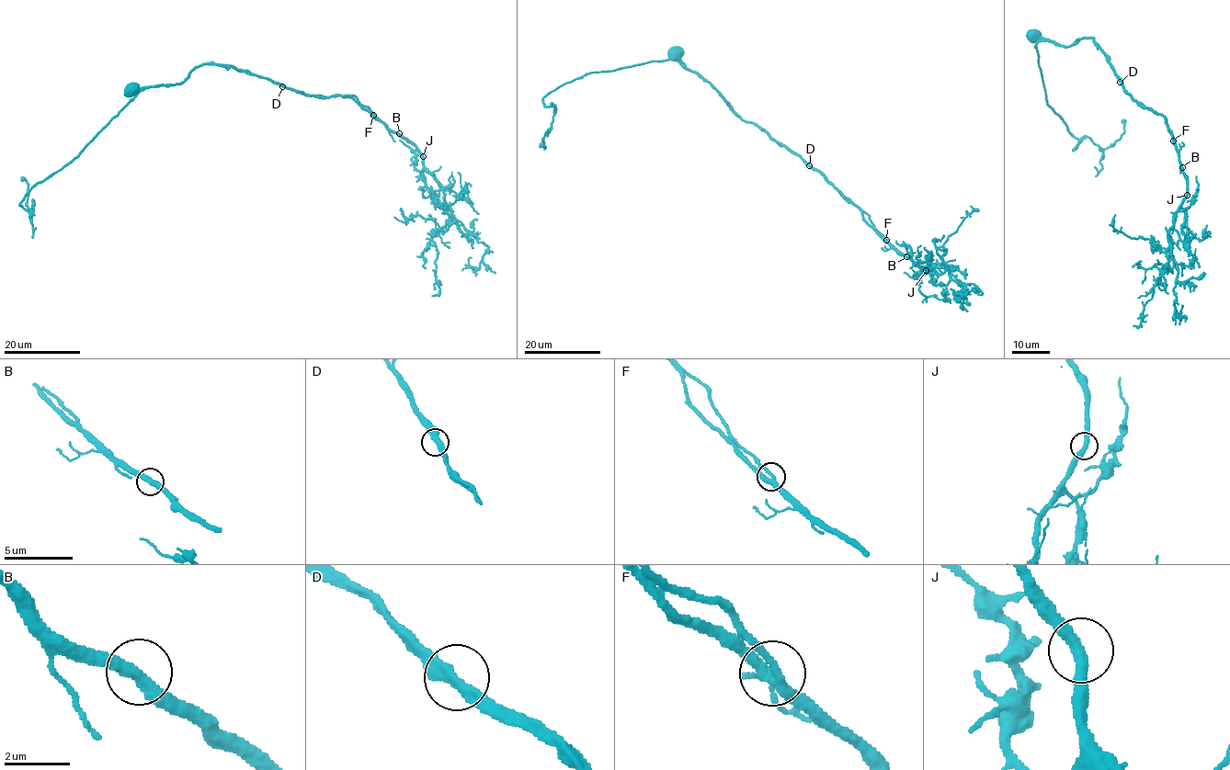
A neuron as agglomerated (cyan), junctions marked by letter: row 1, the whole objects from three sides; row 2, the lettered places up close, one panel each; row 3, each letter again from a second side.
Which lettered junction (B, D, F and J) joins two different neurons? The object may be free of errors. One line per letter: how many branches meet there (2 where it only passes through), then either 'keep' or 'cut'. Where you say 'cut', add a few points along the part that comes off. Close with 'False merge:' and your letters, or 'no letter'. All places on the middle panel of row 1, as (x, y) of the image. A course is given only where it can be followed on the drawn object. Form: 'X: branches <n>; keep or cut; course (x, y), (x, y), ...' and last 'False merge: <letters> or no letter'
B: branches 2; keep
D: branches 2; keep
F: branches 2; keep
J: branches 2; keep
False merge: no letter

